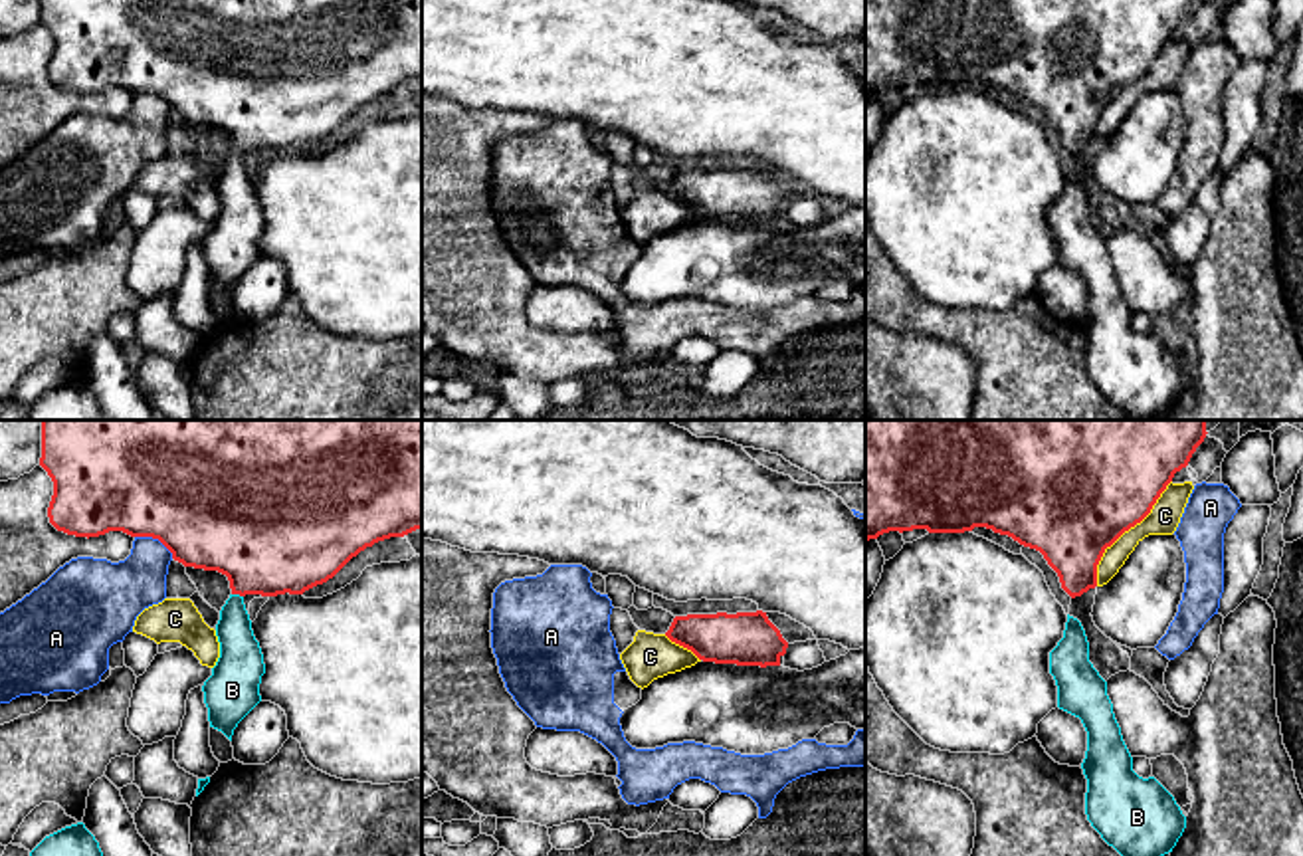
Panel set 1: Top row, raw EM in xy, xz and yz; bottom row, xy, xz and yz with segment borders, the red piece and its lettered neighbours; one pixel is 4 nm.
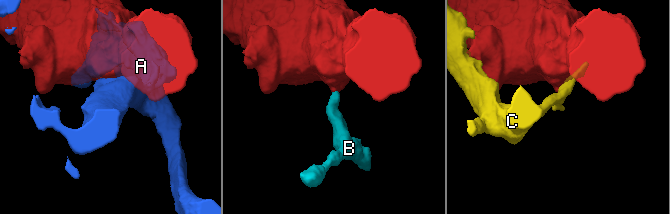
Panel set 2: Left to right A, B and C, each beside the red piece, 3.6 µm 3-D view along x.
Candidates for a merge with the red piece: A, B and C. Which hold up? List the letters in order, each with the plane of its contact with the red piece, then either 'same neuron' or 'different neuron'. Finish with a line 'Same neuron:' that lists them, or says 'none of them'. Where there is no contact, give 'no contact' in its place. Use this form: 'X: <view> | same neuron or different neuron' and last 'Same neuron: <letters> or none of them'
A: xy | different neuron
B: xy | same neuron
C: yz | different neuron
Same neuron: B

